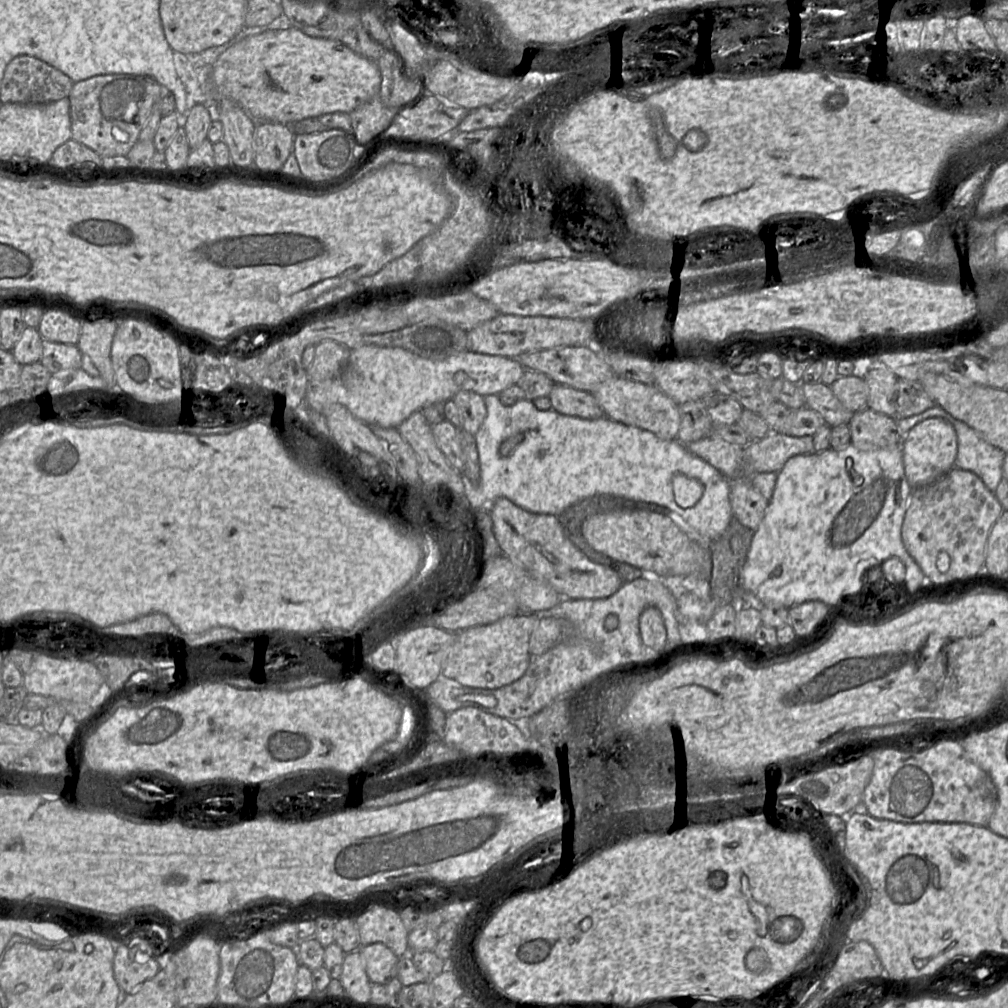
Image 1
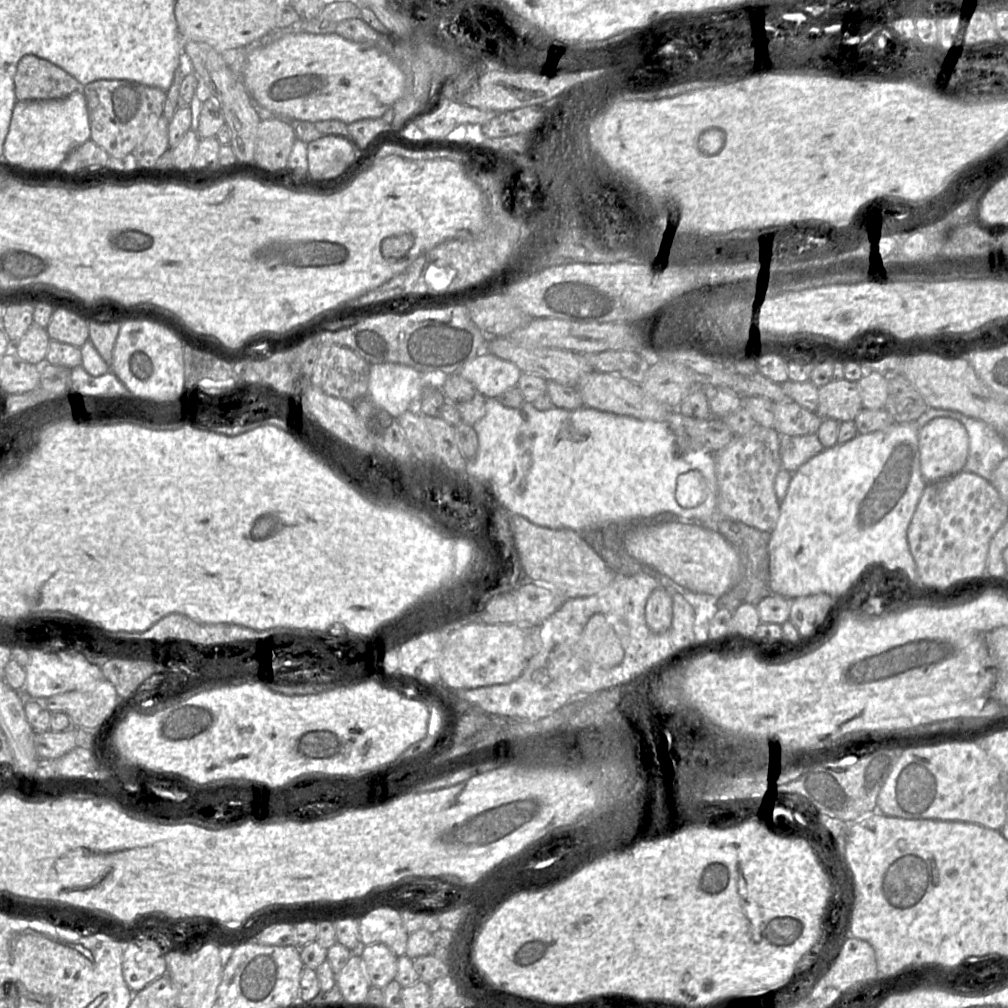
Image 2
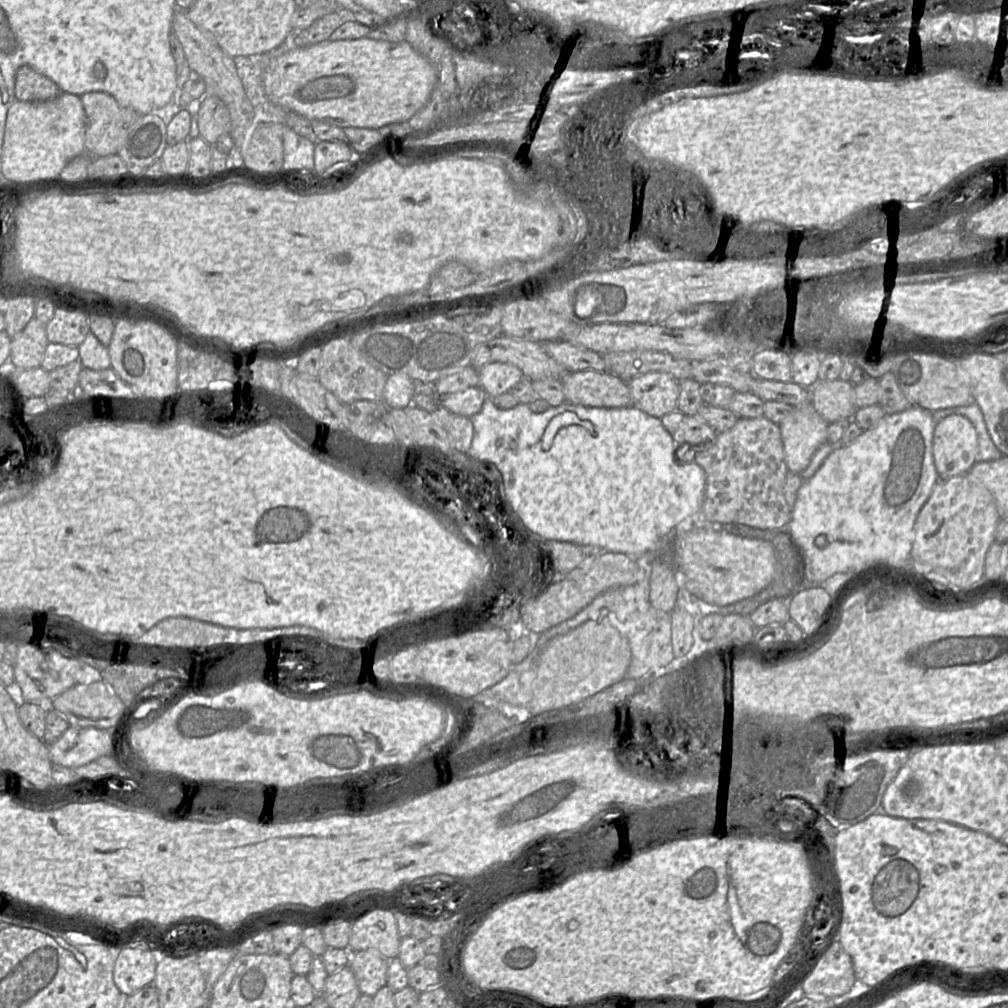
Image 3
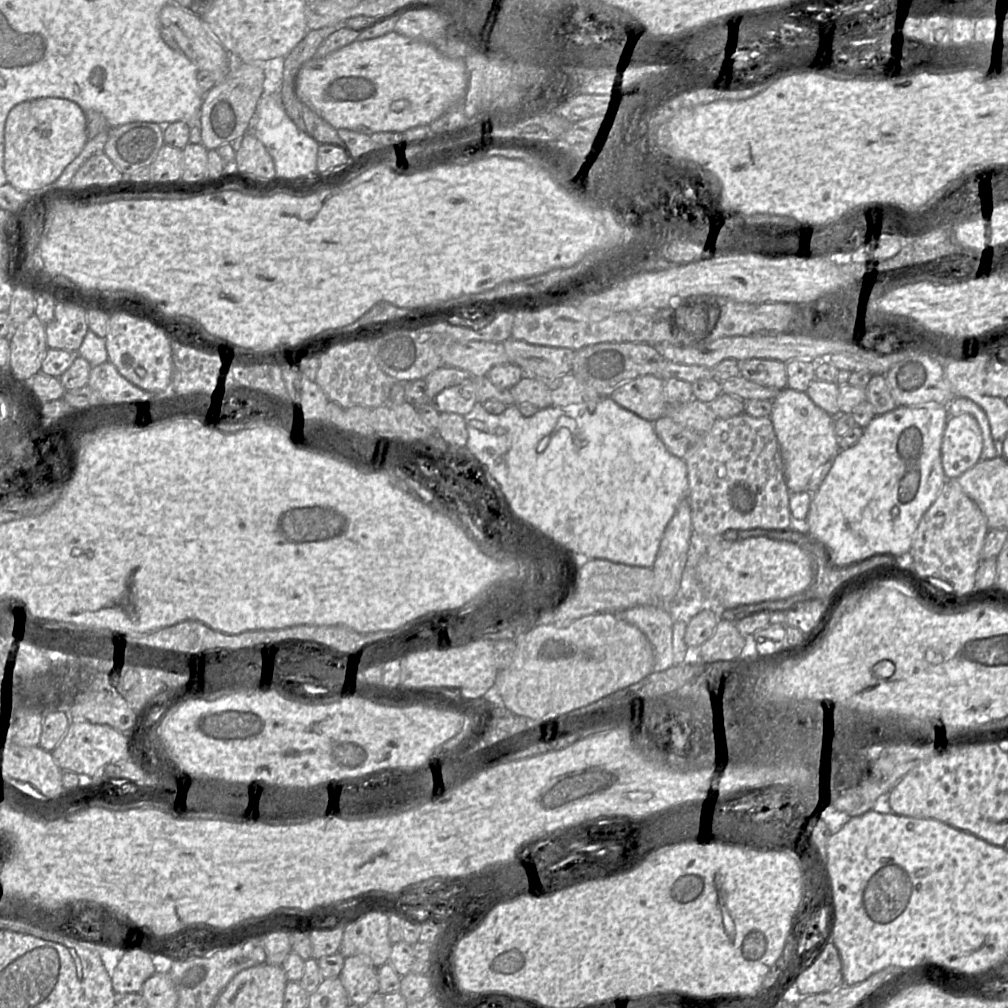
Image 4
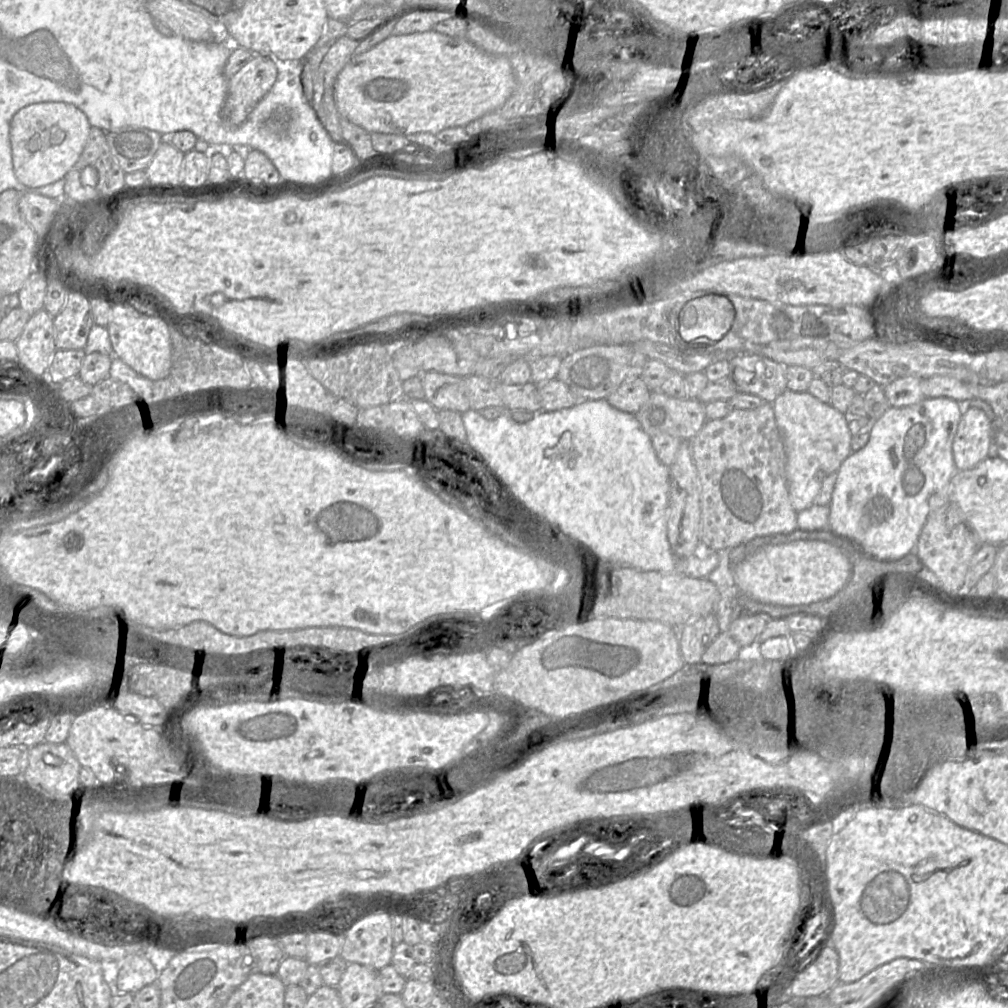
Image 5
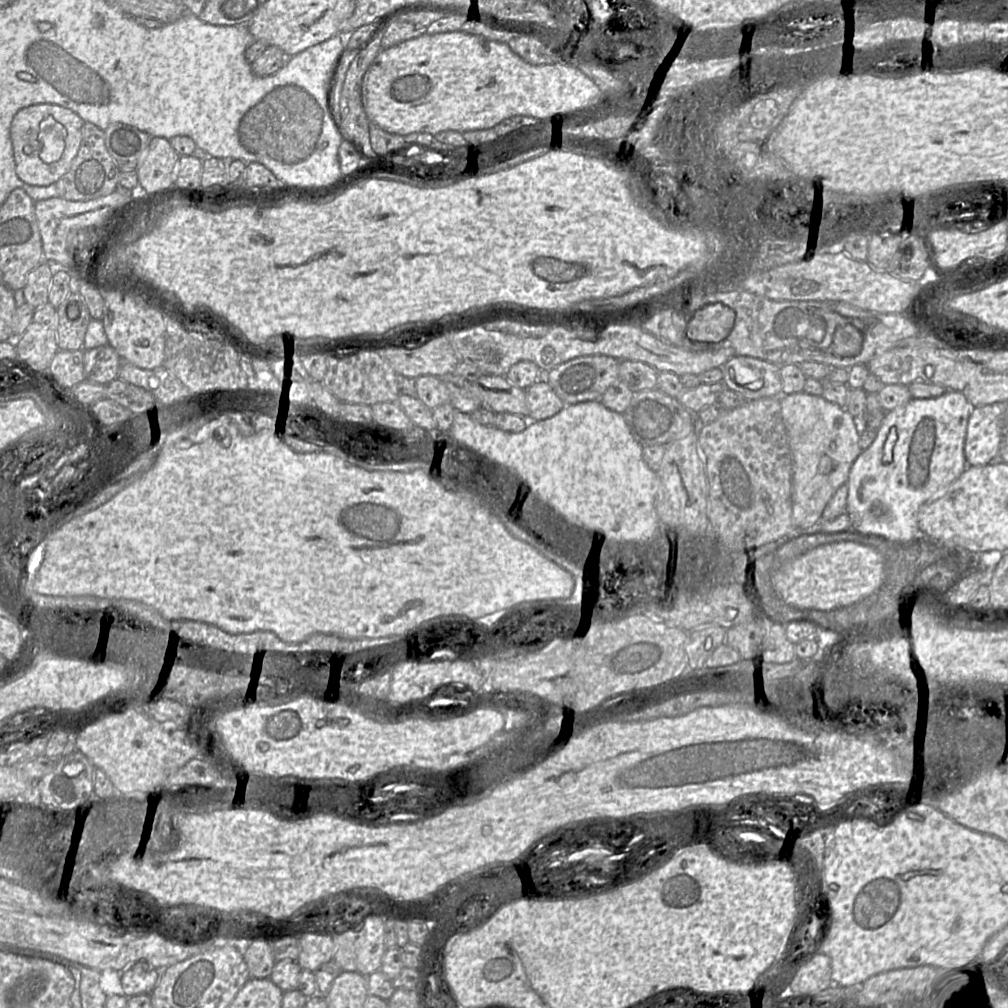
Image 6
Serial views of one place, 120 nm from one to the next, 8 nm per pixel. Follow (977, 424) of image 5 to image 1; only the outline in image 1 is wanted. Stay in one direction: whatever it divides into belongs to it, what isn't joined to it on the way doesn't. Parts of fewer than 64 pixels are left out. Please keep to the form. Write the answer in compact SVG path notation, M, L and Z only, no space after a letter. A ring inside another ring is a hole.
M927 418L903 437L901 442L906 479L913 488L926 487L946 475L954 466L957 455L957 436L952 424L943 418Z

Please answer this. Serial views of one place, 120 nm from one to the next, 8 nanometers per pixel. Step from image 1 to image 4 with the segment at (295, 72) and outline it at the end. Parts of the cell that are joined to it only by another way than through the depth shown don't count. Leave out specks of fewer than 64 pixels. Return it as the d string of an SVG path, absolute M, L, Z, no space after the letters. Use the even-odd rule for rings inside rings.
M395 31L373 39L354 41L321 59L311 59L301 67L295 80L298 99L330 125L367 135L377 132L403 133L428 125L462 101L467 87L467 70L461 60L446 57L423 39L413 39Z

